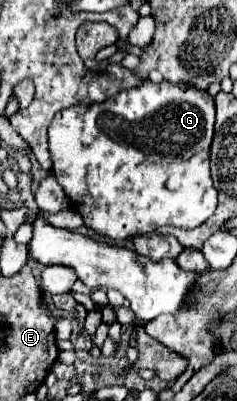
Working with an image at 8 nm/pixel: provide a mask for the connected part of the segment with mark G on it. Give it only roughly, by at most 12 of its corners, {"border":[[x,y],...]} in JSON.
{"border":[[153,83],[49,125],[95,237],[193,229],[217,207],[215,103]]}

